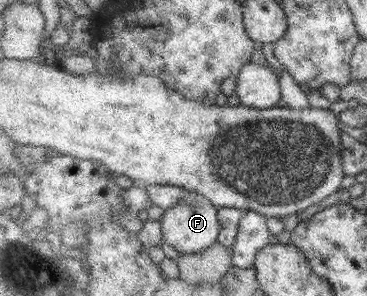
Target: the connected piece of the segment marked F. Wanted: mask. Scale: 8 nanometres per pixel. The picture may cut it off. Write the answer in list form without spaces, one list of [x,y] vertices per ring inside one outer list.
[[[186,192],[176,205],[163,212],[160,217],[165,243],[181,254],[200,253],[211,247],[219,239],[221,221],[219,208],[200,192]]]

